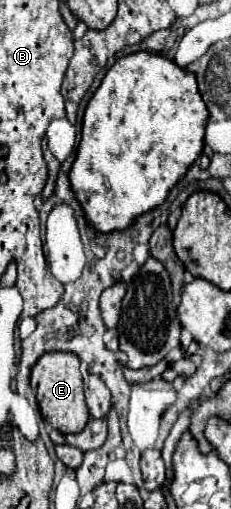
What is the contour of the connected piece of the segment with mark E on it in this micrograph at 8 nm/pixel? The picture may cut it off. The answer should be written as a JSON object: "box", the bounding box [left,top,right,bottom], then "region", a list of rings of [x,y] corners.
{"box":[31,351,89,435],"region":[[[51,351],[37,359],[31,369],[31,385],[37,387],[37,403],[43,419],[63,435],[79,433],[89,421],[89,409],[83,397],[83,379],[79,373],[79,359],[73,353]]]}

